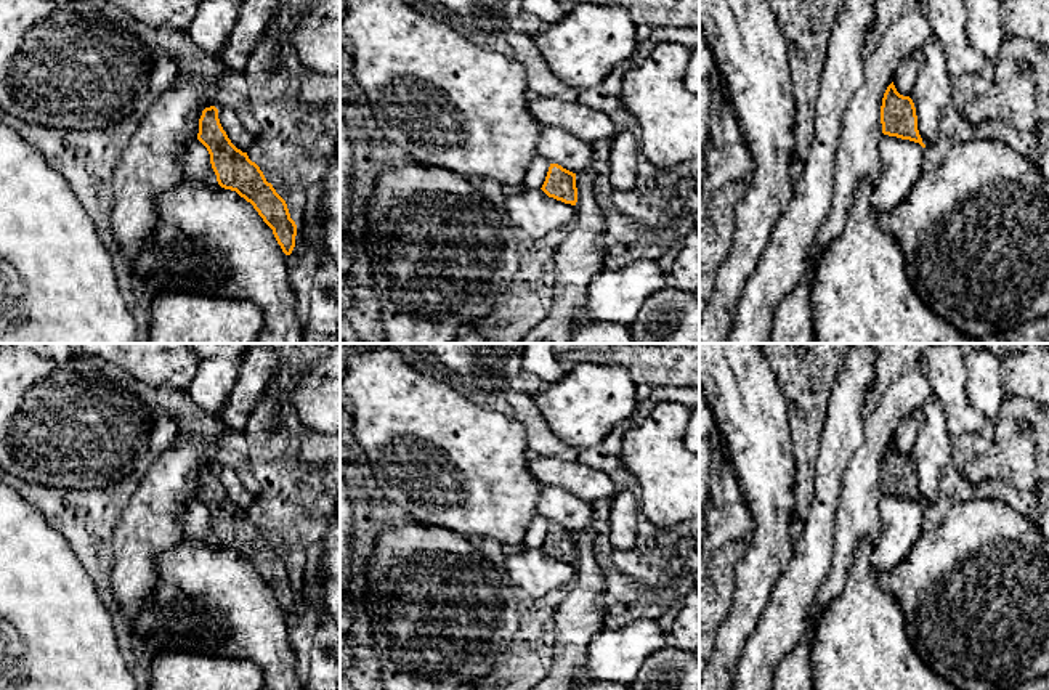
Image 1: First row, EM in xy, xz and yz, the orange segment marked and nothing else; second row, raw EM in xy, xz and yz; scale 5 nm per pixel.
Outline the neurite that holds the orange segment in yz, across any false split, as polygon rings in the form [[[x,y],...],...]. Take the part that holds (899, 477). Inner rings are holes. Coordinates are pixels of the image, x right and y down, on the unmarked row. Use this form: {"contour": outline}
{"contour": [[[893,441],[887,446],[882,457],[881,483],[884,494],[909,499],[925,507],[917,489],[914,462],[909,456],[900,454]]]}

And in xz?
{"contour": [[[550,523],[541,549],[549,557],[561,560],[565,563],[576,565],[577,562],[576,533],[563,528],[558,523]]]}

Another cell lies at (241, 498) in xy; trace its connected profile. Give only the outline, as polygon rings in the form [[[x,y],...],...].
[[[220,467],[218,478],[228,497],[237,509],[241,509],[242,512],[247,512],[253,505],[257,497],[247,491],[239,475],[233,469]]]

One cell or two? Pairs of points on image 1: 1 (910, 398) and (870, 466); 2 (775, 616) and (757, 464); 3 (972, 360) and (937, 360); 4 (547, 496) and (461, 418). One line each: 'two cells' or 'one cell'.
1: one cell
2: two cells
3: two cells
4: two cells

